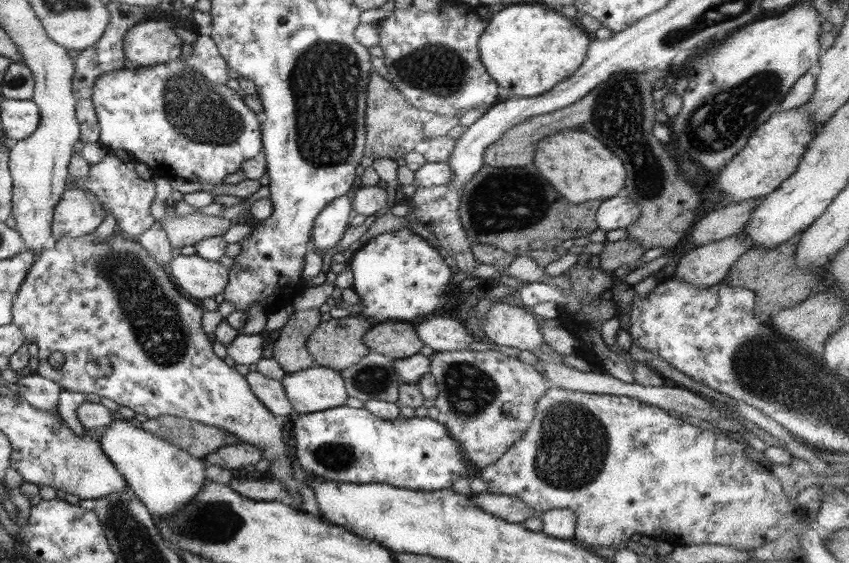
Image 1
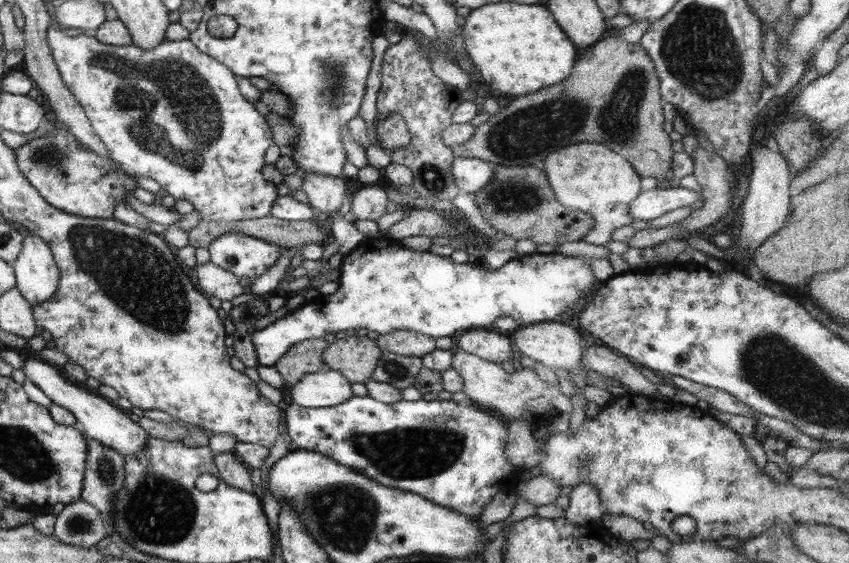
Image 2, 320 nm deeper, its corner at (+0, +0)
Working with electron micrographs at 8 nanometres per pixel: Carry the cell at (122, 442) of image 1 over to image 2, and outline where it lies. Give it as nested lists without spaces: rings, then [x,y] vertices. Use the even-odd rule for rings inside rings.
[[[20,350],[19,352],[24,361],[22,371],[28,380],[31,380],[32,384],[36,384],[42,392],[45,392],[54,404],[63,406],[76,417],[76,420],[82,424],[86,431],[86,439],[100,441],[125,456],[125,458],[132,453],[145,449],[145,440],[148,434],[130,413],[120,410],[110,400],[104,400],[102,395],[94,394],[94,390],[88,387],[80,388],[80,386],[68,382],[56,366],[52,366],[52,363],[37,357],[33,352],[26,350]]]

